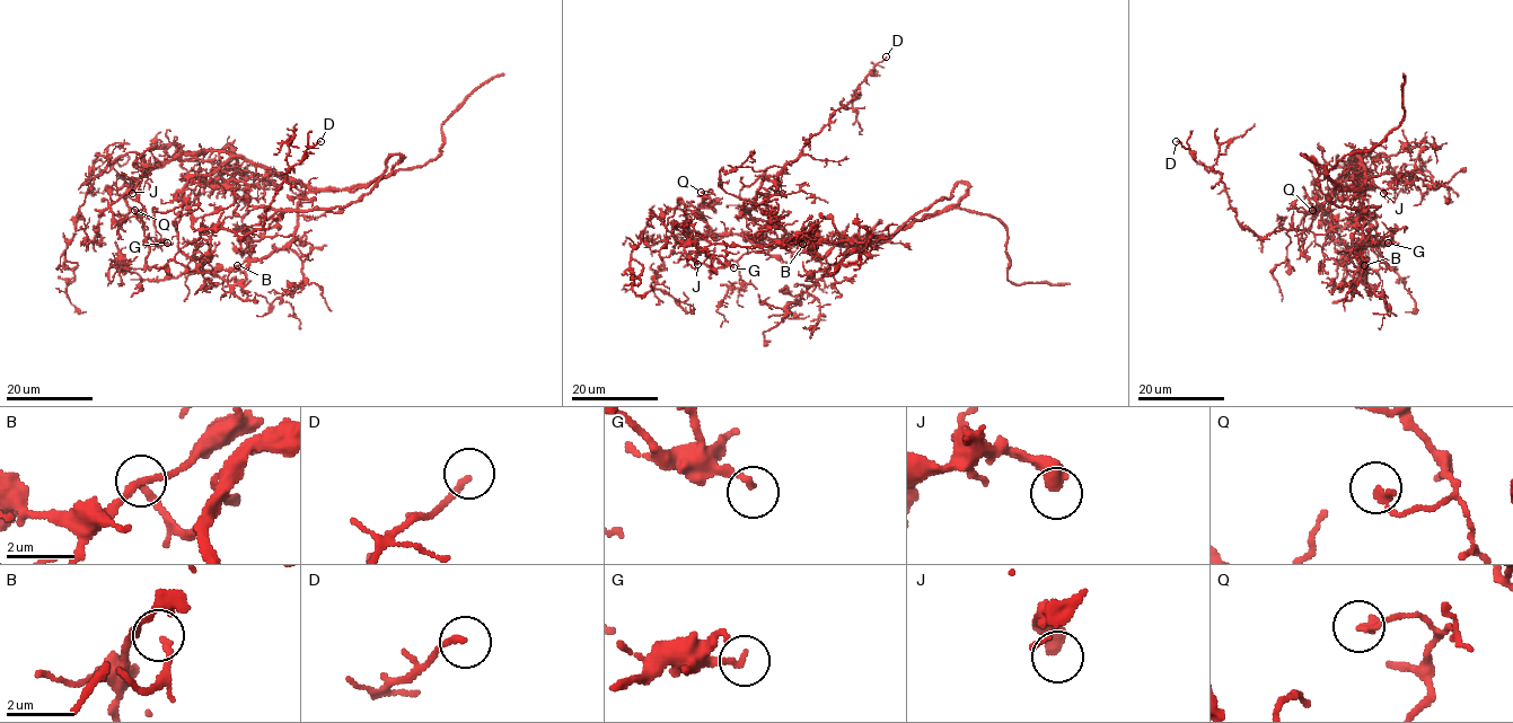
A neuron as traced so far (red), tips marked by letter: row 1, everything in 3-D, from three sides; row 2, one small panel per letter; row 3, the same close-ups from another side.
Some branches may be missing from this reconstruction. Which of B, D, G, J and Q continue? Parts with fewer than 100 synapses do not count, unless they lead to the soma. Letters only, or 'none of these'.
B, J

